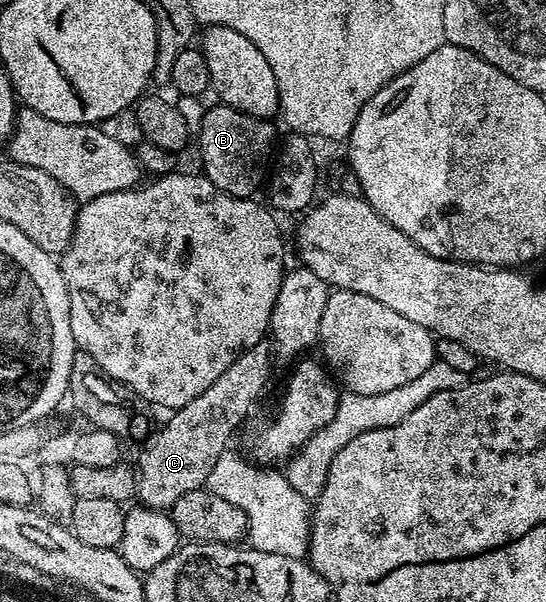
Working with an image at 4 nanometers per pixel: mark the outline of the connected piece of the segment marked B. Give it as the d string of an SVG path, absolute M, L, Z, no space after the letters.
M222 103L206 108L203 121L197 128L202 172L217 189L228 196L252 198L266 180L279 135L268 119L251 117L241 110Z

